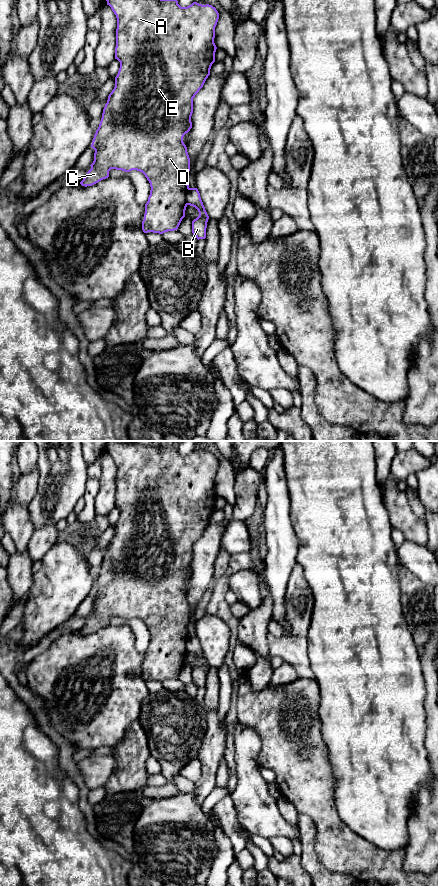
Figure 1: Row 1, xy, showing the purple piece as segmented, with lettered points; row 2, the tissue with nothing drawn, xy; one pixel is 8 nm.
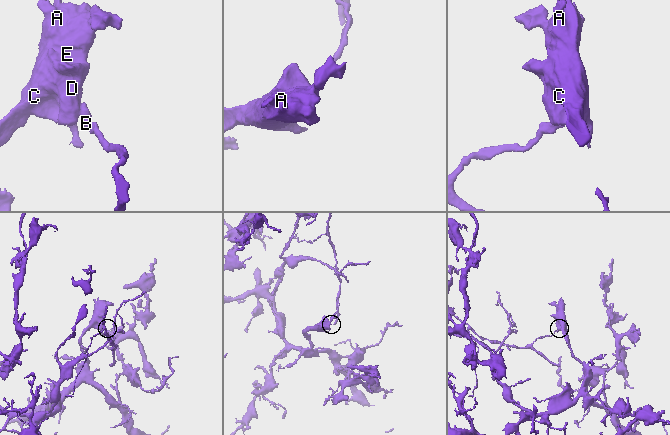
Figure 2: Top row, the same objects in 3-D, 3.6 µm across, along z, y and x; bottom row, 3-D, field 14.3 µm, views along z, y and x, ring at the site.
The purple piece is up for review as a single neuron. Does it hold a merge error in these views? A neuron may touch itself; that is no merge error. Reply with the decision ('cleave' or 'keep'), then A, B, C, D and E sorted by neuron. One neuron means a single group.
cleave | A C D E / B

